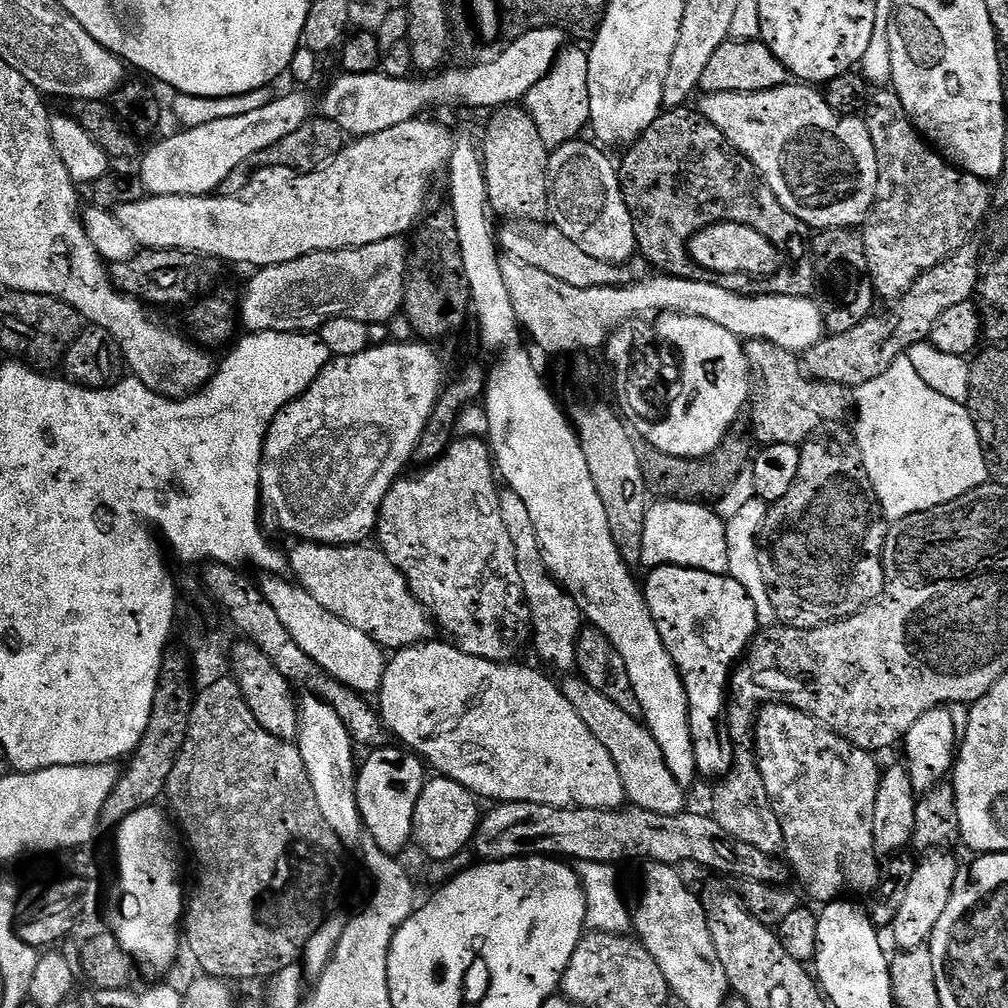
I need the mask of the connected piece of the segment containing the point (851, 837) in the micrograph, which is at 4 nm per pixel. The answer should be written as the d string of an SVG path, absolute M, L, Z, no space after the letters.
M773 702L771 704L765 704L763 707L757 711L755 717L754 717L754 756L755 759L758 761L758 780L760 783L760 780L764 785L762 785L762 791L765 796L768 797L769 805L772 809L772 813L778 818L778 822L782 826L782 834L784 835L784 846L782 849L783 855L788 855L787 863L790 865L792 863L792 868L794 871L796 871L796 876L798 879L800 879L800 884L802 887L805 888L806 891L808 891L808 896L812 900L817 900L817 905L823 906L826 904L831 904L841 898L860 898L856 896L864 896L867 897L869 894L872 894L875 892L876 888L880 884L880 871L881 871L881 861L878 859L876 852L875 852L875 846L874 846L874 808L875 808L875 798L878 797L878 788L879 788L879 782L880 777L882 773L881 766L879 767L876 765L877 757L873 755L873 753L867 752L866 750L862 750L858 746L854 746L849 742L846 738L842 738L837 734L836 732L832 732L829 730L828 727L826 727L825 724L820 724L817 720L814 719L813 716L810 714L806 714L802 710L798 710L797 708L791 708L789 704L782 704L779 702Z

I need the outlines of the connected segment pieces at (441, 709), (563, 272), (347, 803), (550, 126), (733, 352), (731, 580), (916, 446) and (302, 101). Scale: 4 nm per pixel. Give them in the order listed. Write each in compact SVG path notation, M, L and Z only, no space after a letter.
M425 642L414 644L410 648L399 649L396 656L387 661L382 686L378 693L378 711L384 727L388 729L393 737L396 736L405 749L411 750L421 760L432 764L437 768L441 777L453 780L462 785L466 790L470 790L477 798L492 800L488 802L534 802L535 804L545 804L555 808L602 808L605 810L615 810L625 807L626 797L619 777L618 768L610 758L610 750L590 734L590 726L578 718L578 710L566 702L561 685L555 684L552 680L547 680L536 668L523 668L520 662L501 662L498 660L487 660L466 654L451 642L436 644L437 642Z
M508 222L503 225L505 228L498 232L498 244L504 248L509 257L514 260L526 262L526 266L538 266L546 270L546 274L551 274L553 278L559 278L562 282L570 286L579 288L593 288L594 286L617 286L633 283L631 267L628 264L611 264L602 262L598 258L590 258L582 246L575 242L570 242L562 230L554 226L547 226L540 222Z
M301 695L298 700L298 711L300 713L298 747L302 754L302 762L306 762L310 786L314 786L314 798L318 798L318 810L322 810L322 818L330 822L341 844L355 845L361 839L362 825L356 797L358 756L356 760L357 749L354 747L353 738L346 730L346 726L342 726L342 718L338 718L338 714L334 714L329 704L322 702L317 696Z
M565 47L560 55L552 61L546 78L534 86L522 101L528 109L530 118L534 118L534 126L538 126L538 135L549 150L561 148L566 142L577 139L583 128L589 127L590 90L588 89L588 54L582 47Z
M666 312L655 317L660 324L660 332L664 332L664 336L668 336L668 340L676 340L676 344L680 344L680 348L684 348L684 360L688 360L688 372L684 372L684 392L680 392L680 404L676 404L676 412L672 412L672 420L668 420L668 424L660 424L660 428L644 428L645 441L652 443L651 447L657 452L664 452L667 456L686 456L695 458L697 456L705 456L710 454L722 442L722 438L728 432L729 428L737 423L736 415L740 411L745 411L746 405L750 400L750 377L748 374L748 363L746 362L746 354L744 353L744 344L739 336L730 334L730 330L722 330L722 326L718 326L718 322L706 322L706 318L694 318L693 316L683 316L677 312Z
M667 564L651 569L647 575L642 580L644 601L670 658L680 671L688 695L697 773L701 777L723 777L732 769L732 745L725 729L724 732L720 729L720 719L726 716L730 673L758 632L757 601L750 598L748 591L731 574L719 576Z
M907 354L899 356L886 374L878 374L878 378L855 389L854 420L855 416L854 439L860 447L864 469L872 483L876 501L884 511L885 521L901 520L910 514L954 502L954 498L962 498L962 494L989 483L984 447L967 407L938 394L938 390L930 390L930 386L918 378L918 370L914 370Z
M300 92L279 95L268 106L234 118L216 120L204 126L180 130L177 136L168 136L161 144L156 144L144 156L140 164L138 179L143 191L149 196L205 196L215 193L226 175L238 165L247 163L250 157L269 149L292 134L311 117L310 102Z

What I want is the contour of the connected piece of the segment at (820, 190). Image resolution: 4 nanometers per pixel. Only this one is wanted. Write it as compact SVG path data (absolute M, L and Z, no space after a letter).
M789 82L765 92L709 92L701 95L699 100L699 112L707 120L714 122L714 126L718 126L718 130L722 130L722 134L726 134L729 142L755 166L761 178L767 182L768 189L774 194L774 198L778 198L778 202L782 202L782 206L786 206L786 210L790 210L790 214L794 214L794 218L798 218L803 224L808 225L809 229L855 229L867 220L868 212L876 201L876 191L878 190L878 156L874 154L874 142L870 139L870 130L863 118L860 116L839 116L837 112L830 110L830 106L826 106L823 91L804 82Z

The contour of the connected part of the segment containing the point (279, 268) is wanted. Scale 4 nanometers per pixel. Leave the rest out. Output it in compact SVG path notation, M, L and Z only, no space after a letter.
M403 239L383 240L382 242L374 242L370 246L362 246L361 248L347 248L346 250L334 250L333 252L315 252L314 254L306 254L294 258L294 262L282 262L275 264L269 268L261 268L255 273L256 277L248 284L248 289L243 289L242 295L239 297L238 320L241 325L245 324L248 332L303 332L305 334L315 333L326 322L330 322L334 318L354 318L363 324L388 324L397 315L401 315L404 307L404 287L410 275L410 267L408 268L408 248L404 245Z

